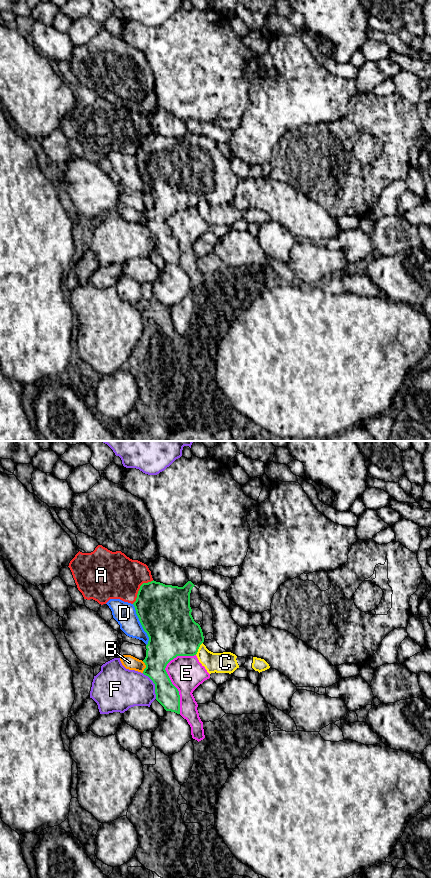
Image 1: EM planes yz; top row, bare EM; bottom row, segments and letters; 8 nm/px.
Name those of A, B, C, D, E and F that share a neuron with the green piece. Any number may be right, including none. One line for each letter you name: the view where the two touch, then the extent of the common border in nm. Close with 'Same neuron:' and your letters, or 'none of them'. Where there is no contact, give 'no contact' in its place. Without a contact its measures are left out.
Same neuron: none of them

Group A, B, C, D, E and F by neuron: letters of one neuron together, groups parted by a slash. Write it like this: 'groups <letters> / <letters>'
groups A / B / C / D / E / F

